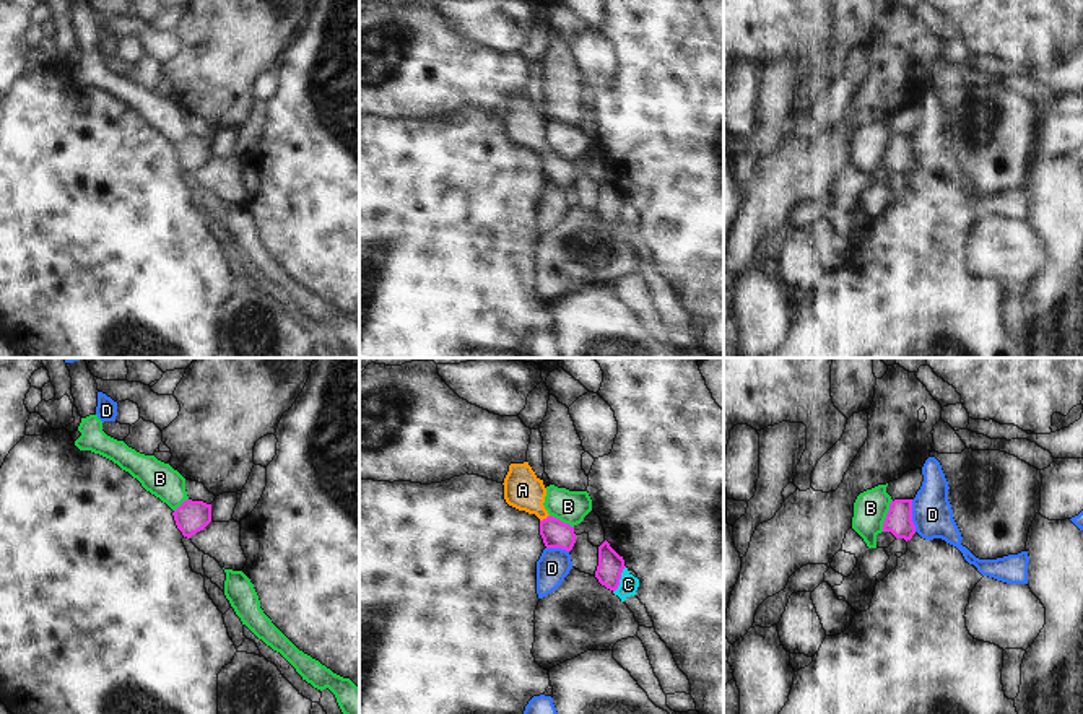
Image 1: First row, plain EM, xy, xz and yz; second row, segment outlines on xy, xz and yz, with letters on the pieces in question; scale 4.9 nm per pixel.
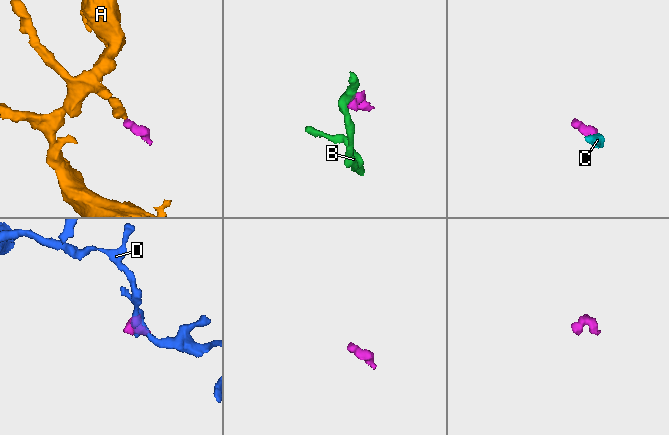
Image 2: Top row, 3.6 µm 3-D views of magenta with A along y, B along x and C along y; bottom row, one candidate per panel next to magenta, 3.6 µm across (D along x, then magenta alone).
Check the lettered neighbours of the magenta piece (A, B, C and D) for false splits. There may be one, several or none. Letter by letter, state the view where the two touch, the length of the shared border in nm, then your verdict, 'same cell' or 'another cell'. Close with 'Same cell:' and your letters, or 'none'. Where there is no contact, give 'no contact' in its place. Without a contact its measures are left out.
A: xz | 60 nm | same cell
B: yz | 170 nm | another cell
C: xz | 150 nm | another cell
D: yz | 160 nm | another cell
Same cell: A

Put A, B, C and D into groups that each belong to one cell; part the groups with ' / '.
A / B / C / D

